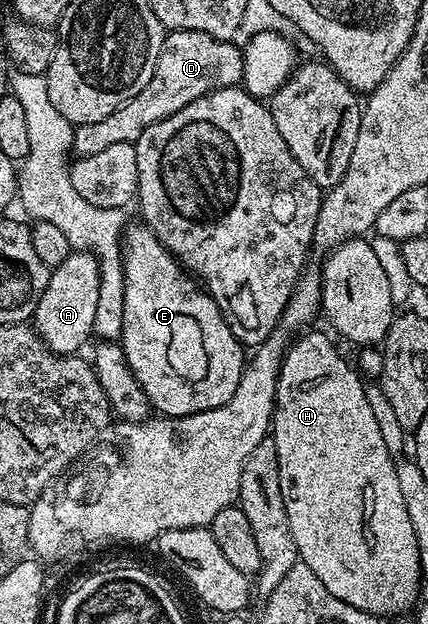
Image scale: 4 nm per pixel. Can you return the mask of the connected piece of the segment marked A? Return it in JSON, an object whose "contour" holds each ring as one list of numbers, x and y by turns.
{"contour":[[86,250,66,256,60,266,51,271,48,286,42,292,34,315,34,329,41,340,56,354,76,354,87,338,93,337,94,318,98,316,100,299,100,260]]}

